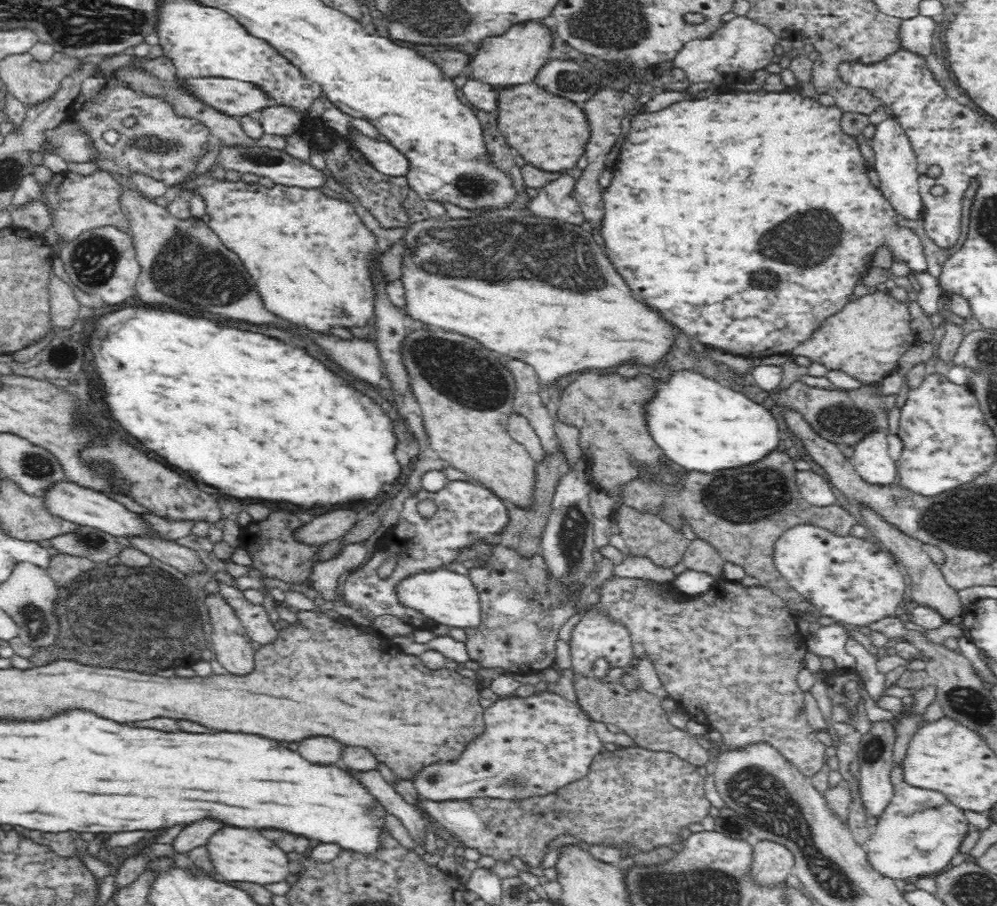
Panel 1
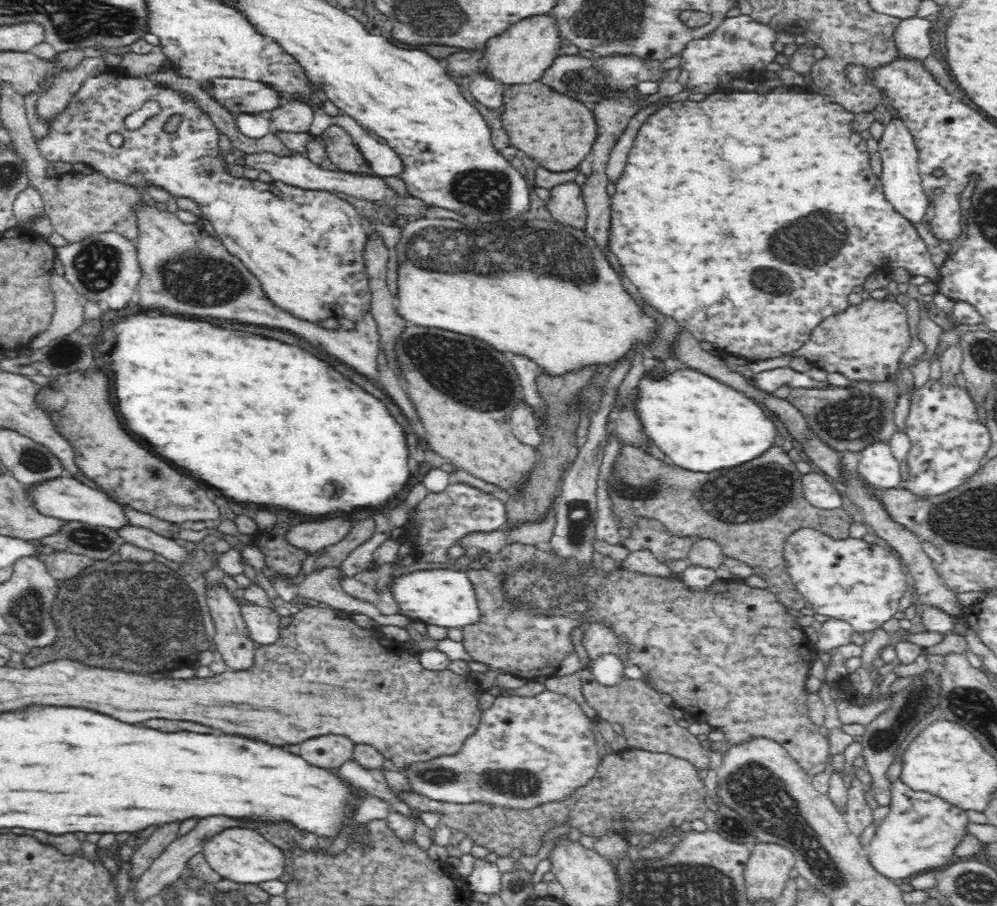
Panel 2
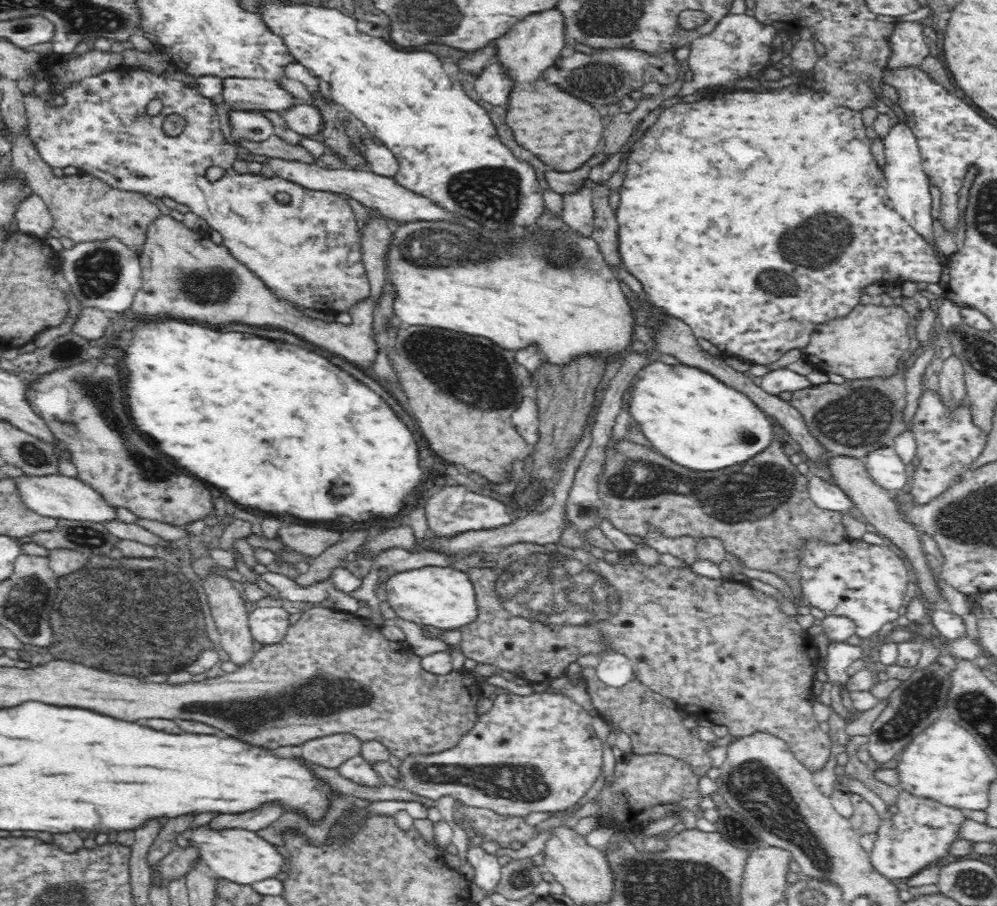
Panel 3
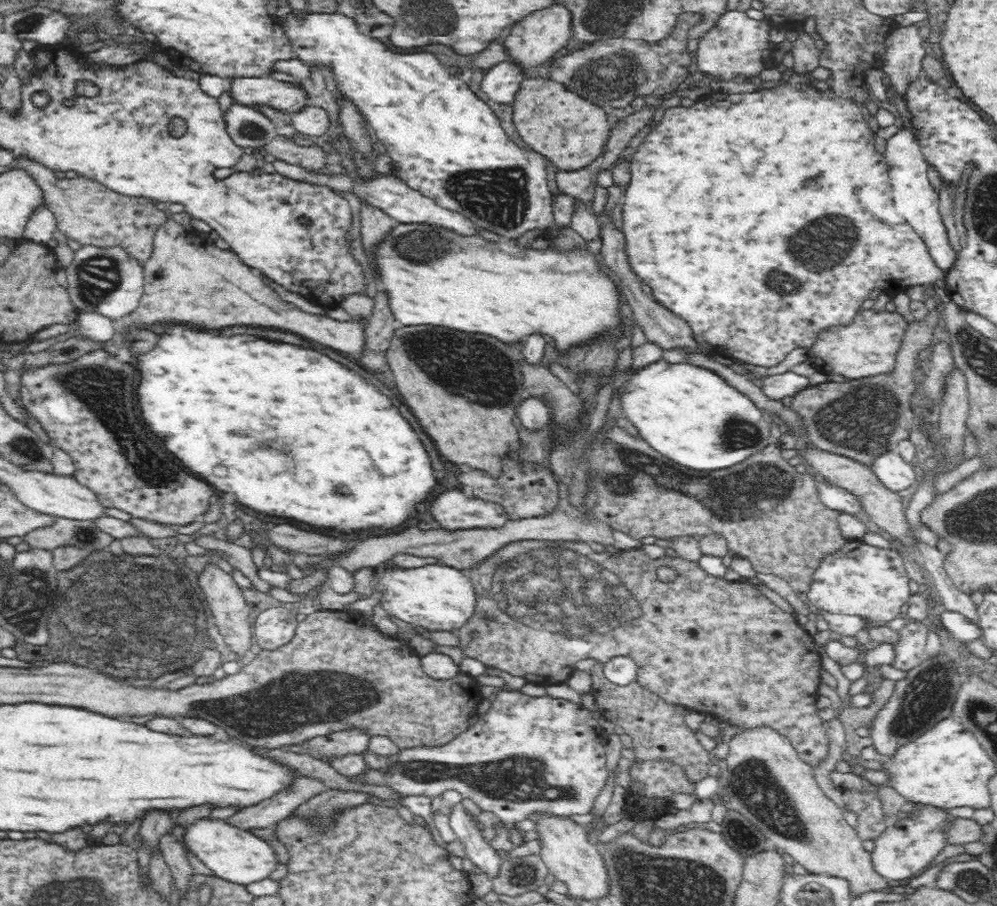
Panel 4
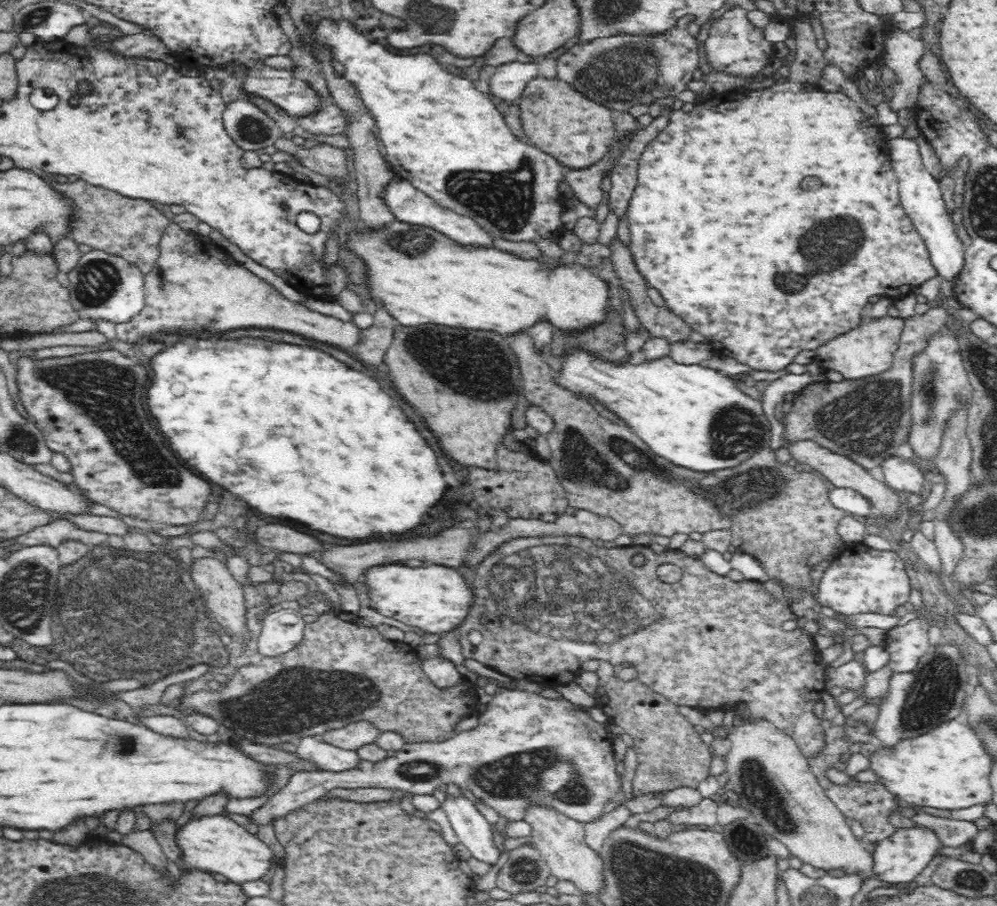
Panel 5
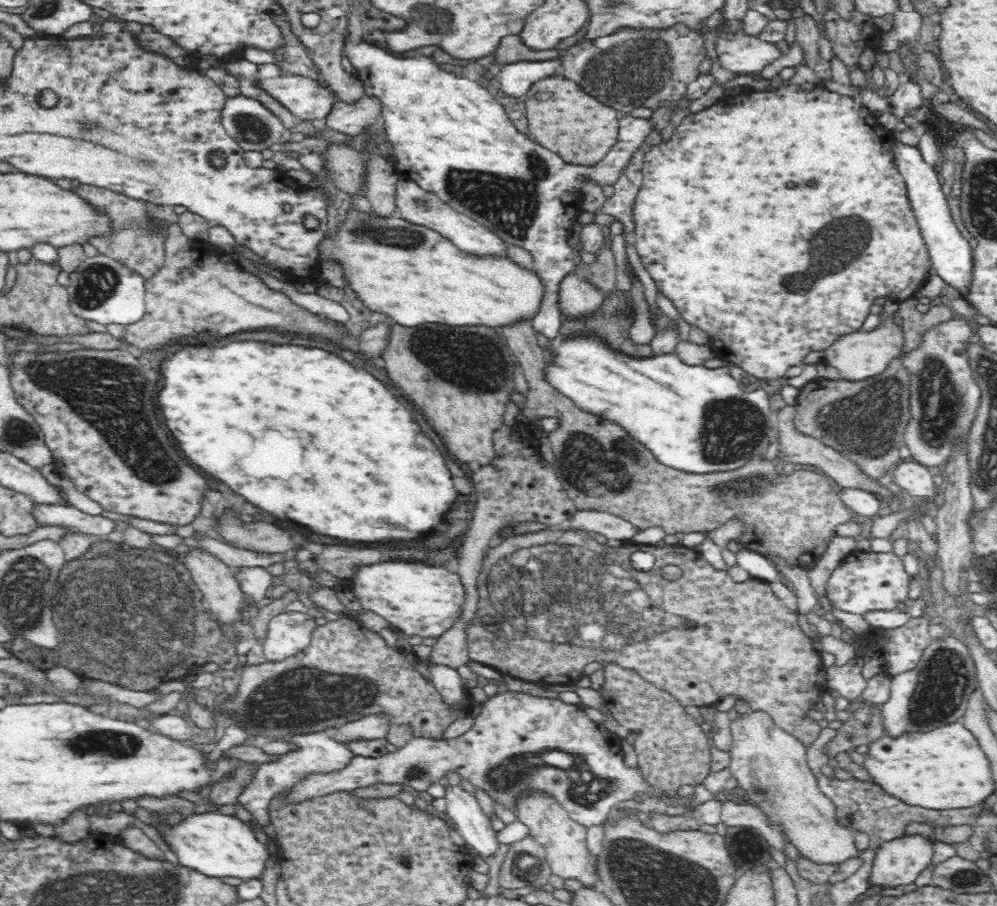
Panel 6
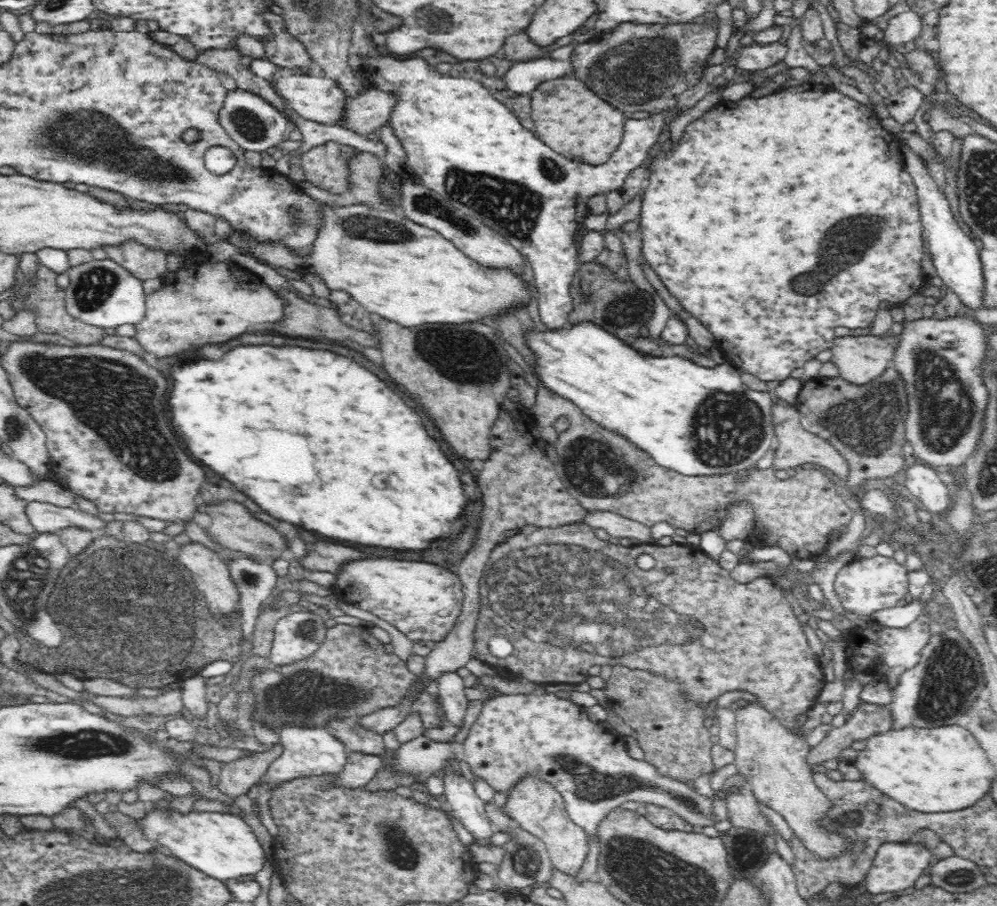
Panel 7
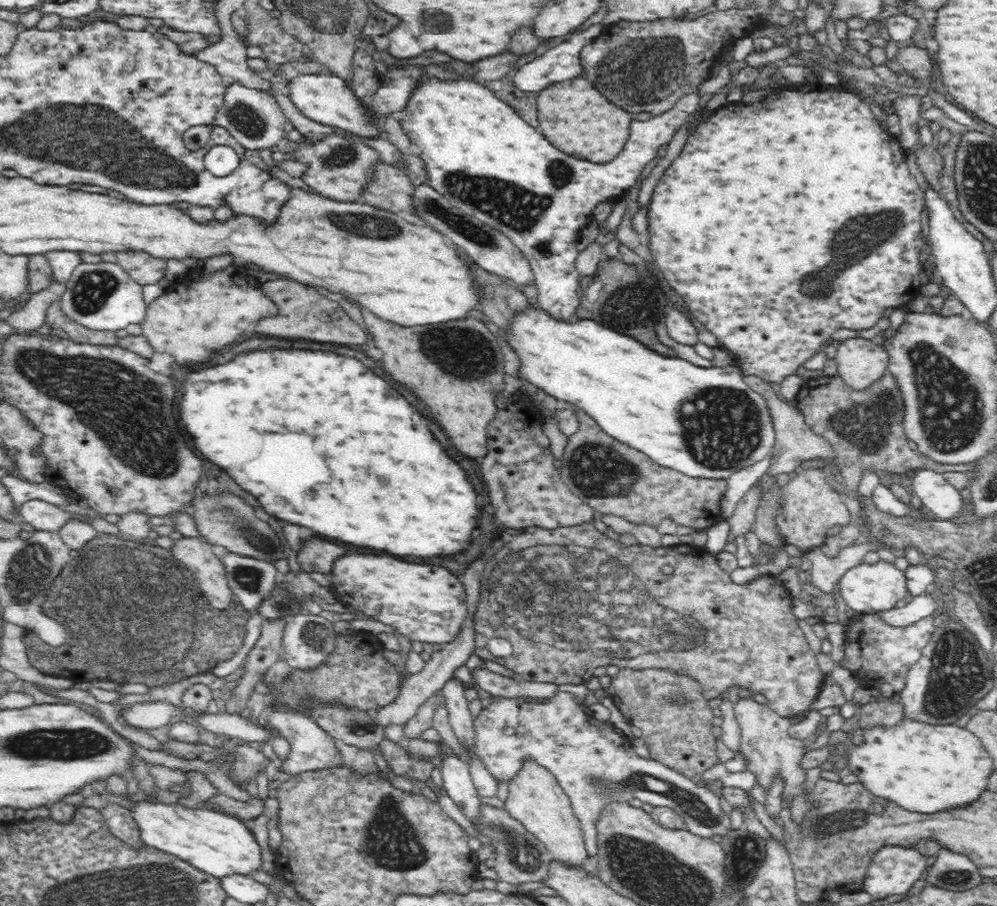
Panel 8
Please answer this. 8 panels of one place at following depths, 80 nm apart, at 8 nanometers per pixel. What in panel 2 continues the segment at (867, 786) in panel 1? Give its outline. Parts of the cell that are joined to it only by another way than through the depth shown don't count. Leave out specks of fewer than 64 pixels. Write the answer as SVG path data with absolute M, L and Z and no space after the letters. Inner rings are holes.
M932 671L924 674L922 681L914 681L910 686L896 693L892 700L891 708L880 714L873 722L866 726L865 733L860 740L862 758L864 758L864 769L870 774L870 788L867 790L872 794L874 802L882 808L888 806L891 801L891 783L886 774L895 761L895 752L902 741L926 714L932 712L939 704L938 692L940 692L940 681Z

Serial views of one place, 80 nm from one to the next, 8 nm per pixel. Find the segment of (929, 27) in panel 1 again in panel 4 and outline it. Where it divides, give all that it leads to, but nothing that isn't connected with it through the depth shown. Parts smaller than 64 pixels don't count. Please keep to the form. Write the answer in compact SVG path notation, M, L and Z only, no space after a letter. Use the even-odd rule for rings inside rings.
M915 25L897 26L889 32L885 45L887 53L881 69L890 78L894 90L903 96L905 86L921 72L921 62L930 52L928 42L920 37Z

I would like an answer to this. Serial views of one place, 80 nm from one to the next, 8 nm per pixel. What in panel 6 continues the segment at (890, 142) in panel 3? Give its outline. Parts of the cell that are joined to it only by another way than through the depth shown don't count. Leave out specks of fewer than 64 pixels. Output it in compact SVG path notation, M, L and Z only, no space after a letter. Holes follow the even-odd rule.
M896 140L892 141L892 157L896 170L900 172L904 184L906 184L906 196L911 212L919 226L922 238L925 240L929 252L932 271L940 276L948 286L960 292L961 296L966 292L970 284L970 272L972 268L971 247L968 241L960 234L954 223L948 202L940 187L940 180L936 170L923 160L919 148L908 146Z

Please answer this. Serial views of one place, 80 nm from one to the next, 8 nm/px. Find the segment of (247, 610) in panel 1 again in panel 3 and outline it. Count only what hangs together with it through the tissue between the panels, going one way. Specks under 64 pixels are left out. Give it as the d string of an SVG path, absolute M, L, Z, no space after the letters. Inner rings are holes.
M259 607L247 612L249 630L254 640L264 646L276 644L290 628L290 614L282 607Z

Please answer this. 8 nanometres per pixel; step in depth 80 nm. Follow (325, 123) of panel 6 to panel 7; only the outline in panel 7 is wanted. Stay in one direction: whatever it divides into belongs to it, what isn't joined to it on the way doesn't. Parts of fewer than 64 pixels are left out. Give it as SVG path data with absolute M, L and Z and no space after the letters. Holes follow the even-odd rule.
M368 88L356 98L344 101L338 126L366 137L386 124L393 102L392 94Z

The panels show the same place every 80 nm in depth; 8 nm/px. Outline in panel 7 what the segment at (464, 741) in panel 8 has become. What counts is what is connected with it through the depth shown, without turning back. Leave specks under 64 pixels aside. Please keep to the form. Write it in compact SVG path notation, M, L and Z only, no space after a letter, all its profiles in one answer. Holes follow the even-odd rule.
M456 671L443 672L439 677L438 691L440 692L446 720L448 724L460 727L463 724L464 715L468 706L462 678Z

